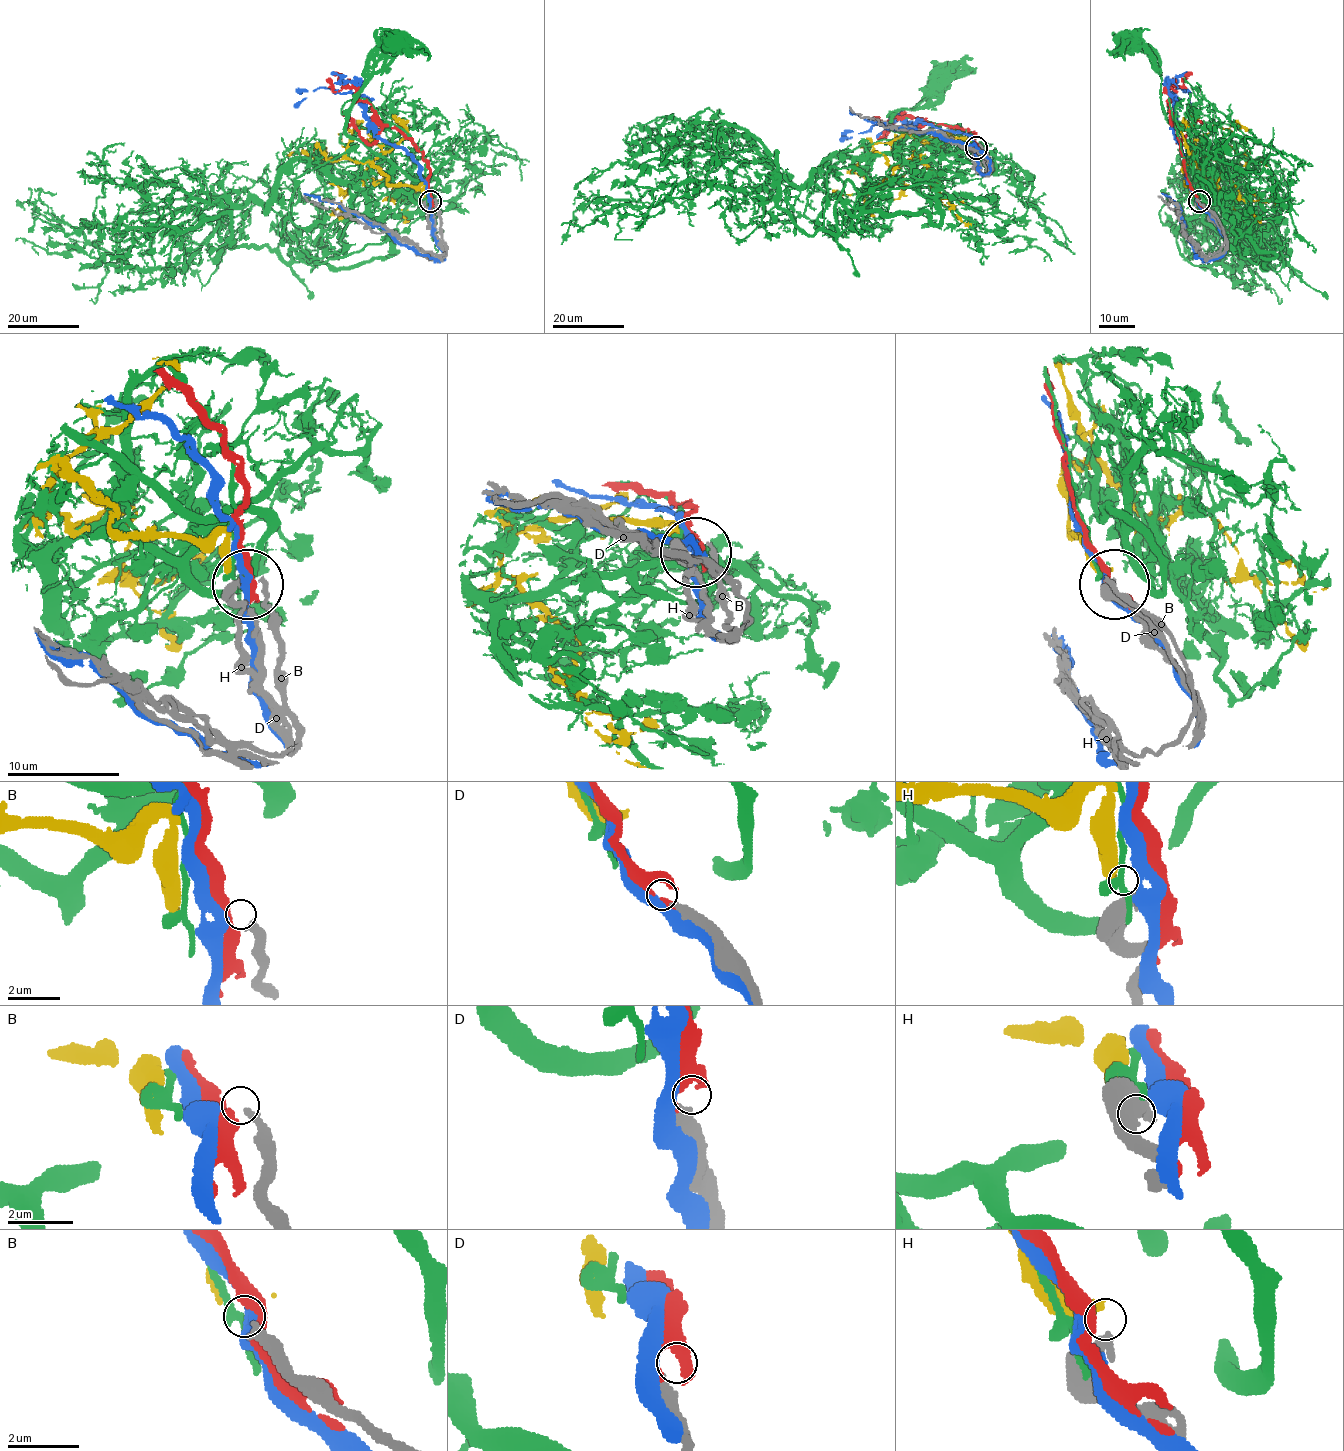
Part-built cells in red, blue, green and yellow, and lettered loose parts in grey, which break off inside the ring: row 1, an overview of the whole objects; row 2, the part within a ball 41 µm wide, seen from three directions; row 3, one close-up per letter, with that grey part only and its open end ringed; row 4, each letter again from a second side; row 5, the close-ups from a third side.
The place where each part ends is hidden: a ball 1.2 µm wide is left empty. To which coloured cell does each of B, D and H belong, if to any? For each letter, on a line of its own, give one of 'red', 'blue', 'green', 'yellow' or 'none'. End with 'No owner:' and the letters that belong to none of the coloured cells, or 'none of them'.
B: none
D: red
H: yellow
No owner: B

